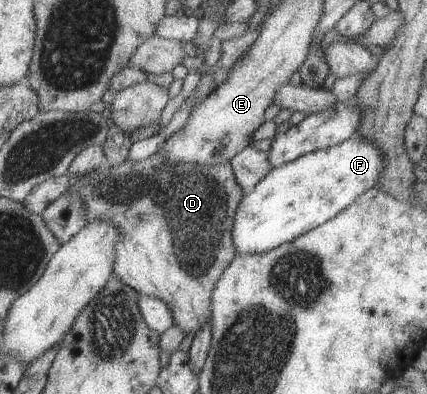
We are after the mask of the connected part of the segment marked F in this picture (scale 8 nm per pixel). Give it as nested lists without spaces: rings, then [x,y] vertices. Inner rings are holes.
[[[355,134],[349,140],[327,150],[313,151],[283,166],[272,167],[251,191],[243,195],[238,204],[232,228],[232,241],[236,252],[242,255],[267,252],[283,243],[290,243],[298,236],[335,218],[358,196],[376,186],[383,165],[384,158],[376,144]]]

